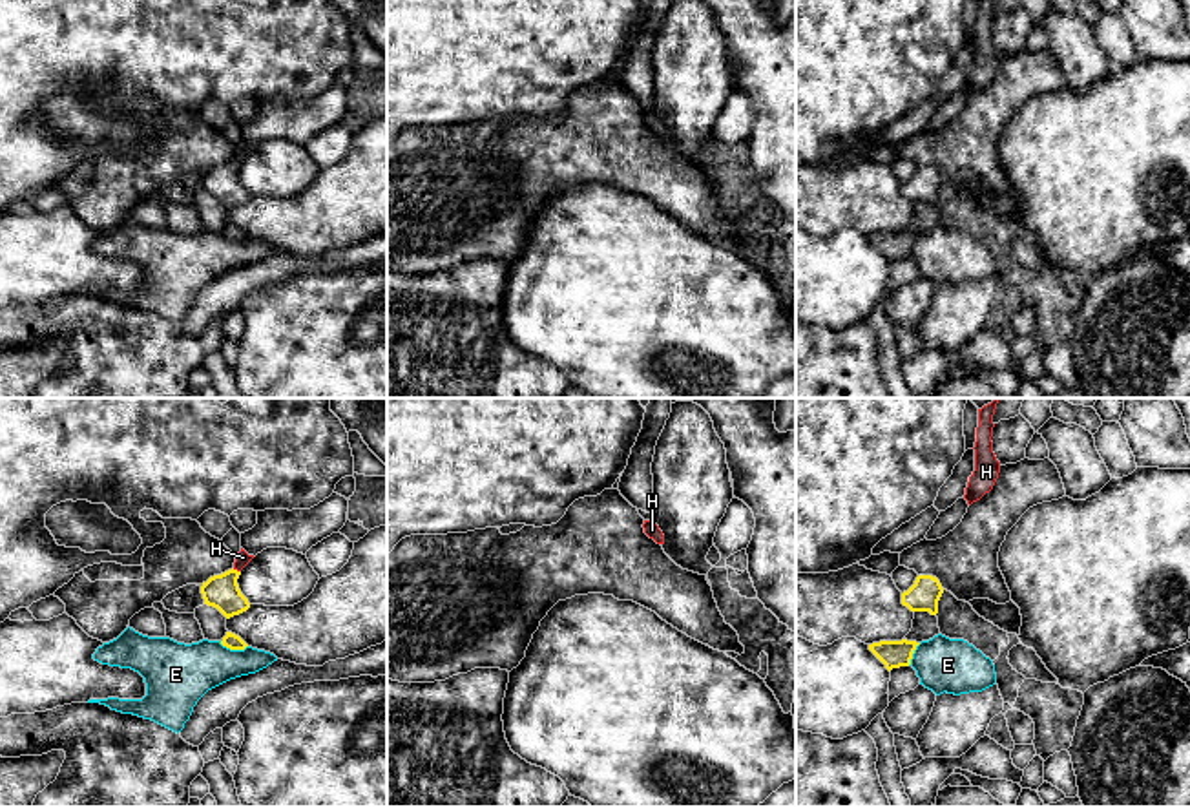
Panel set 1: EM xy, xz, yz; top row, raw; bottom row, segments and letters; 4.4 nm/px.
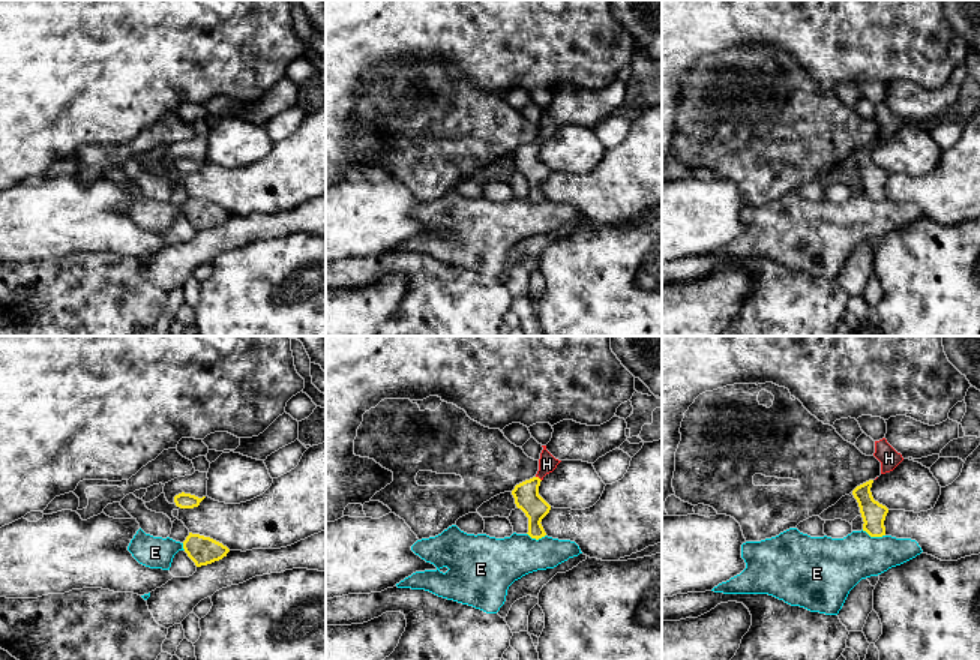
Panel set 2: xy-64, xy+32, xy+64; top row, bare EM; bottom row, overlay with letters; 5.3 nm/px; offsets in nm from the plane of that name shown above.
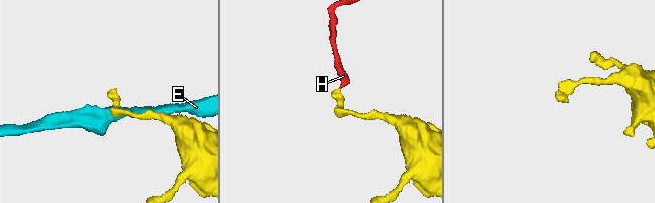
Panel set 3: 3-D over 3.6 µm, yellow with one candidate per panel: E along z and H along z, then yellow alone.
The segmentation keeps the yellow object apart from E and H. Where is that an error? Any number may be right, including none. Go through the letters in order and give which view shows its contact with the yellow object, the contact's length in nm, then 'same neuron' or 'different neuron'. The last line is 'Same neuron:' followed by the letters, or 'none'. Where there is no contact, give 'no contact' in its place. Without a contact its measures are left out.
E: xy | 130 nm | different neuron
H: xy | 40 nm | same neuron
Same neuron: H

